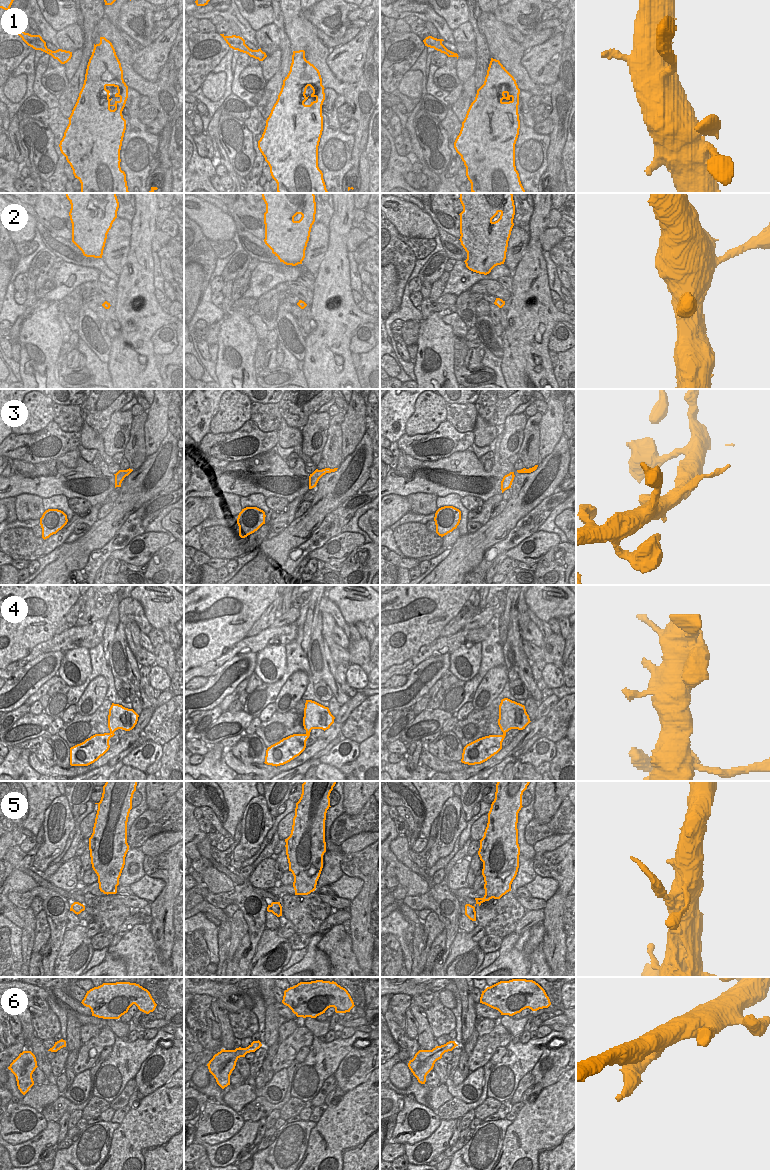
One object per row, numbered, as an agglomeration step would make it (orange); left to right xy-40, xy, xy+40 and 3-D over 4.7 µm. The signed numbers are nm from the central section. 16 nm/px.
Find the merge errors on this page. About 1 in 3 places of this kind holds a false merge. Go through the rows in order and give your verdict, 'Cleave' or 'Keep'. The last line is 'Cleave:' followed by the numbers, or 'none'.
1: Keep
2: Keep
3: Keep
4: Keep
5: Keep
6: Cleave
Cleave: 6.

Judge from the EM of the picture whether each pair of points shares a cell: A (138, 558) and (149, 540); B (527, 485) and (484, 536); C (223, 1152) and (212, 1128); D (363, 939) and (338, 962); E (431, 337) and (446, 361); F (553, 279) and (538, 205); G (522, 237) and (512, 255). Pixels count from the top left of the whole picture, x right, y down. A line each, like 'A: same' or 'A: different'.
A: same
B: same
C: different
D: different
E: same
F: different
G: same

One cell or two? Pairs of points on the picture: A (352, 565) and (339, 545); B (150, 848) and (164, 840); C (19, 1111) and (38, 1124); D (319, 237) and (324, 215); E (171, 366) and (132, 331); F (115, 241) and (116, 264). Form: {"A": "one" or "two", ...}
{"A": "two", "B": "one", "C": "one", "D": "two", "E": "two", "F": "one"}

